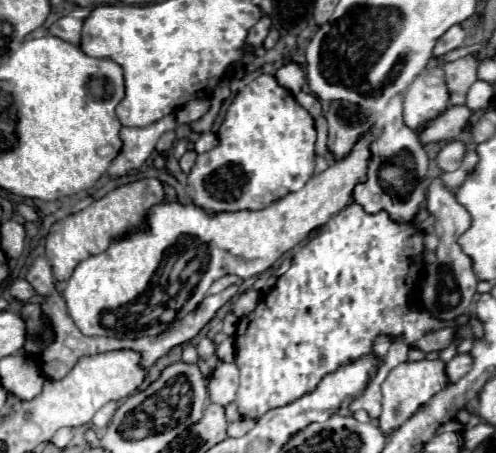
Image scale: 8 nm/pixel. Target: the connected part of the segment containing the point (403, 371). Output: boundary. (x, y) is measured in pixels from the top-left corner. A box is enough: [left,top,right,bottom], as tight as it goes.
[380,360,448,434]

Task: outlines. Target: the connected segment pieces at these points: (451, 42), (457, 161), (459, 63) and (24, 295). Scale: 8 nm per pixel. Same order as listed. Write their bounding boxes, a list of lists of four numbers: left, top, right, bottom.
[[434,24,464,56],[436,140,466,172],[442,54,478,104],[10,280,34,302]]

